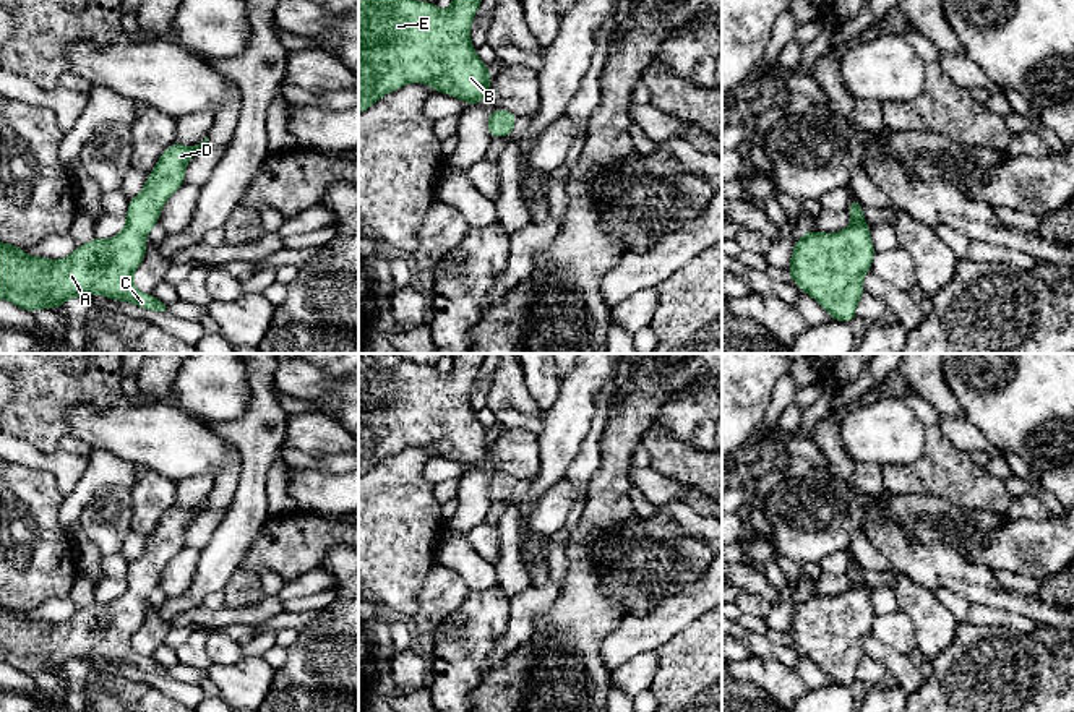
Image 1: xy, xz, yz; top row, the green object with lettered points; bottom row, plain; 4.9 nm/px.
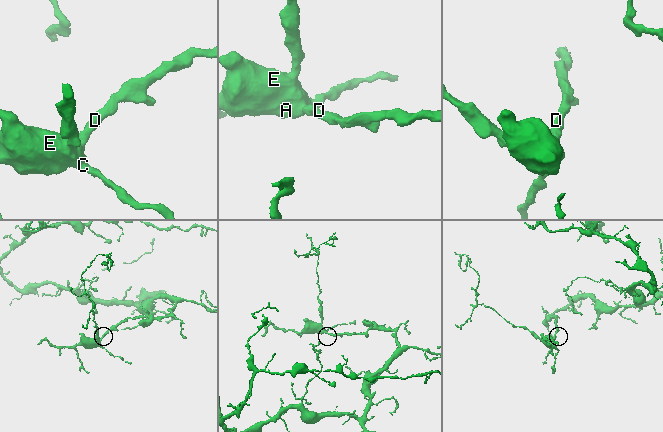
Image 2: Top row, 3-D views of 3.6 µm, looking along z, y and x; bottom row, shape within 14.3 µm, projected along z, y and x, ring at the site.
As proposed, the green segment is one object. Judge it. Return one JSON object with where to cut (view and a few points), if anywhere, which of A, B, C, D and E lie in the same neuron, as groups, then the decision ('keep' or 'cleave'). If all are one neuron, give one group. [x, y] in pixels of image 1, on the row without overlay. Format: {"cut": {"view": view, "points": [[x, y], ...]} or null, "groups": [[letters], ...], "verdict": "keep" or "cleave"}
{"cut": null, "groups": [["A", "B", "C", "D", "E"]], "verdict": "keep"}

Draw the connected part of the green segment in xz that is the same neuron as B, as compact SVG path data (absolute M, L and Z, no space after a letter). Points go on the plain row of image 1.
M359 354L359 477L384 457L409 446L425 446L436 456L475 470L492 449L492 438L470 405L472 383L485 354L454 354L448 375L417 365L399 354Z

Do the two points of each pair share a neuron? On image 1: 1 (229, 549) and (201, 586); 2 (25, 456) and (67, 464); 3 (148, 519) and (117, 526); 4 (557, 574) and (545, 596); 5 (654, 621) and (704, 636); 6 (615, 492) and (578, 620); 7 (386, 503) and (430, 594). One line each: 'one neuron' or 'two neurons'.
1: one neuron
2: one neuron
3: two neurons
4: two neurons
5: two neurons
6: one neuron
7: two neurons

